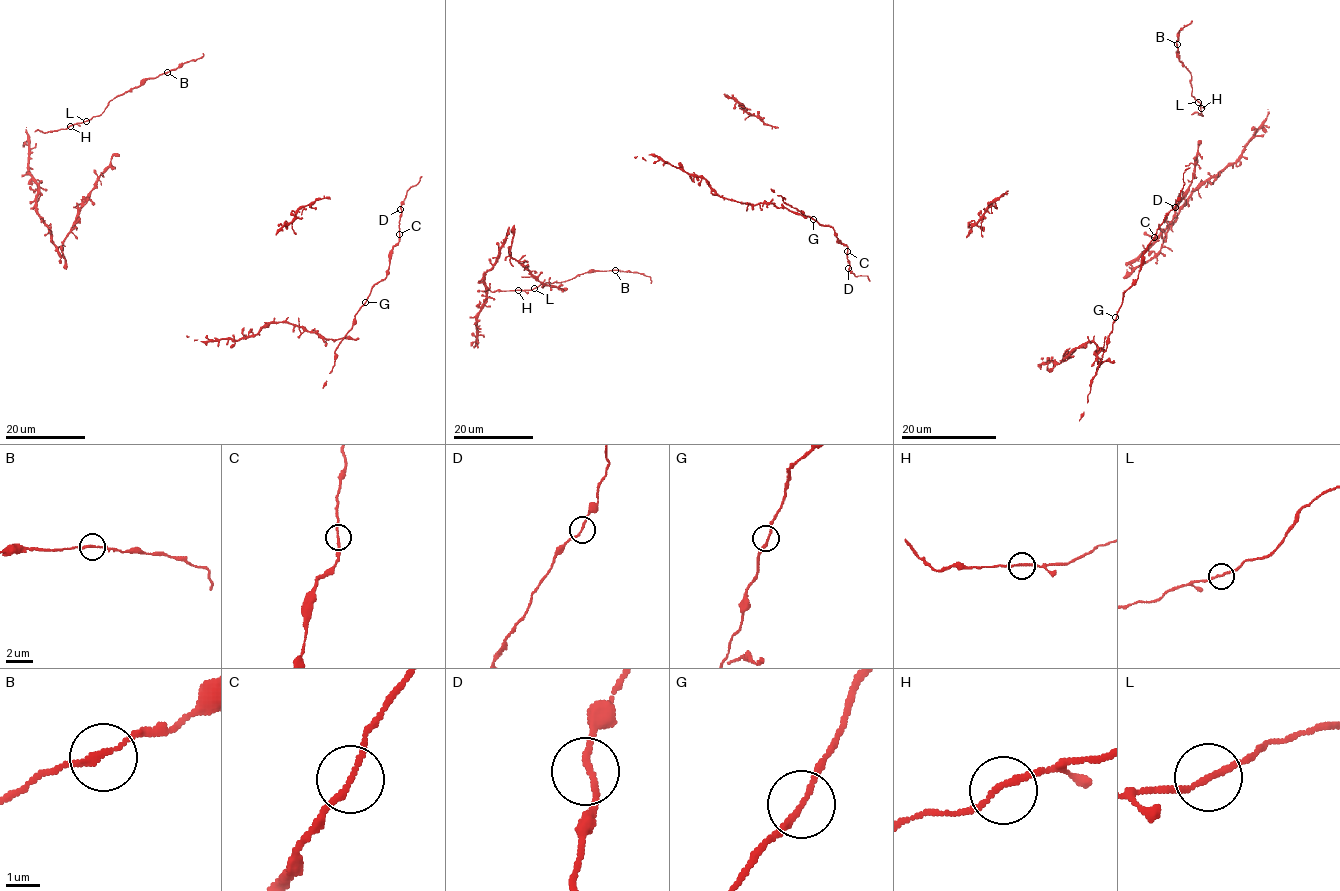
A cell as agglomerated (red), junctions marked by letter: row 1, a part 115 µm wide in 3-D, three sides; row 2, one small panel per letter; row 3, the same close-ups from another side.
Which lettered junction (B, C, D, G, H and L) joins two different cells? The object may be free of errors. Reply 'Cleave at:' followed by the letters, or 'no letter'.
Cleave at: no letter

